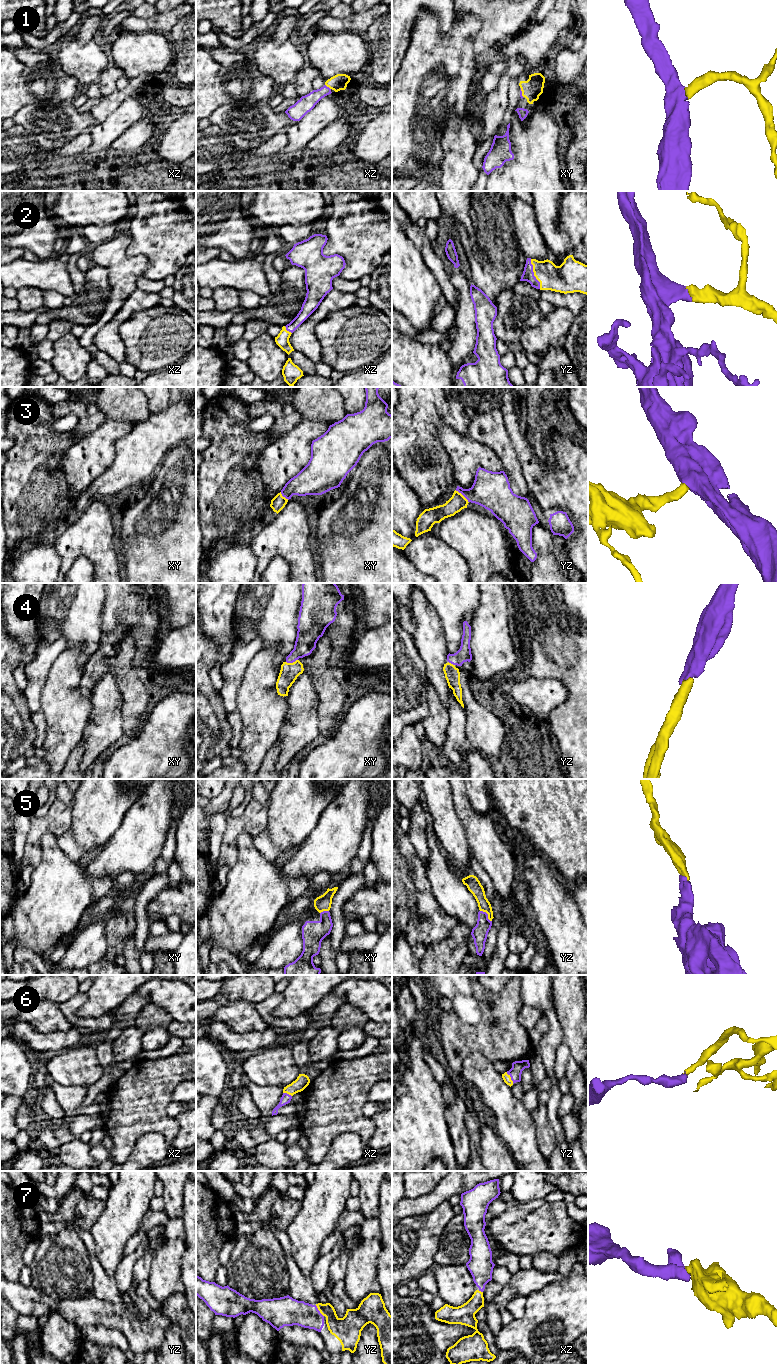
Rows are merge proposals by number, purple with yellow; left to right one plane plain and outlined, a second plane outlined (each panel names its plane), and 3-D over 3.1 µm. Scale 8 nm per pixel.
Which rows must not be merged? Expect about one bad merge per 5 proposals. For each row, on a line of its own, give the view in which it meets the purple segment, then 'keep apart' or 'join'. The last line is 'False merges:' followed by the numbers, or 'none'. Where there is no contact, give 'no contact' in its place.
1: contact in xz; join
2: contact in yz; join
3: contact in yz; join
4: contact in xy; join
5: contact in yz; join
6: contact in yz; join
7: contact in yz; join
False merges: none

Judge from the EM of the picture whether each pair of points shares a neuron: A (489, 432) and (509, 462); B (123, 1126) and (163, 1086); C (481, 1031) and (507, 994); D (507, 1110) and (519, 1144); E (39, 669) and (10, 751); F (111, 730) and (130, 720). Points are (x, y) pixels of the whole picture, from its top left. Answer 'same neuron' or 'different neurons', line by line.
A: same neuron
B: same neuron
C: same neuron
D: same neuron
E: different neurons
F: different neurons

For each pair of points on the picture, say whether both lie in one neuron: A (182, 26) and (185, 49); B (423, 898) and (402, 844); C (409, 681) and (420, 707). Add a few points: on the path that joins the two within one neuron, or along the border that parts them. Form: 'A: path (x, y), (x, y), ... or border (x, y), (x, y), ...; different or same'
A: path (185, 32), (185, 43); same
B: path (422, 885), (419, 881), (418, 870), (410, 857); same
C: path (409, 687), (409, 696), (414, 701); same

